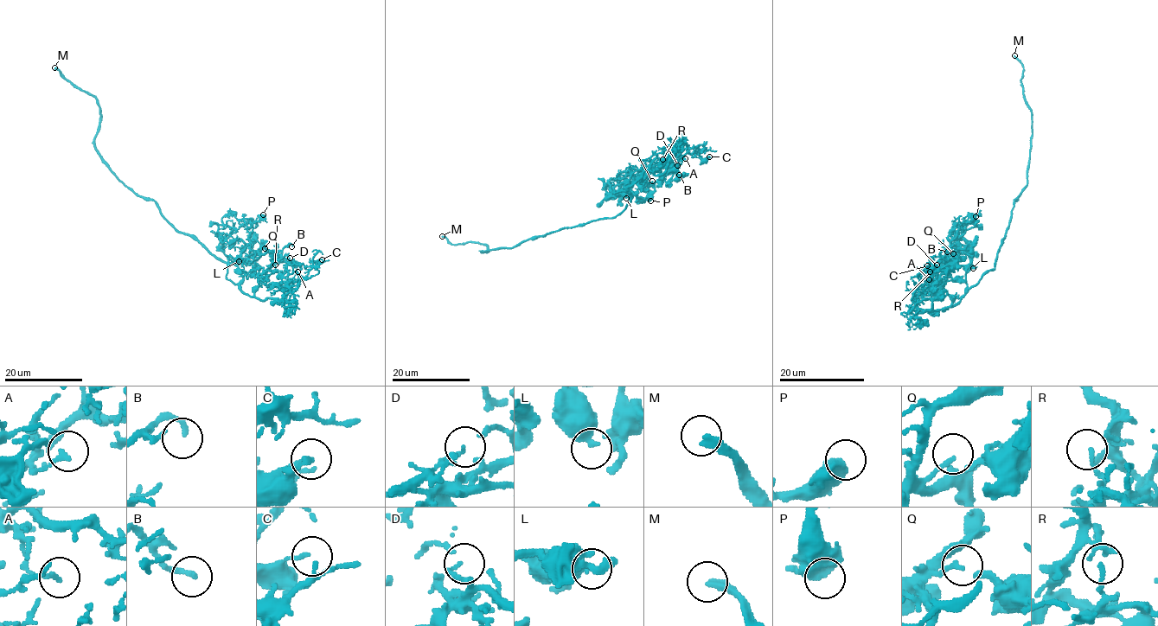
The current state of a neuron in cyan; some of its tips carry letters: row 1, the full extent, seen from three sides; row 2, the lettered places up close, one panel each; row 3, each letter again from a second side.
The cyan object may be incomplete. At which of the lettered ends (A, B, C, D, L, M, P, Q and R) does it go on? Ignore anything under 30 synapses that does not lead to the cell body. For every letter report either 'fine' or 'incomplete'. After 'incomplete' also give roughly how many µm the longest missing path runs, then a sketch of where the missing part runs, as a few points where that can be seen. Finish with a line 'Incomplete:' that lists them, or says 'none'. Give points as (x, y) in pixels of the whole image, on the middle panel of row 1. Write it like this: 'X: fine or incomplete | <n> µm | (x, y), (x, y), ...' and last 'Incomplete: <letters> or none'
A: fine
B: fine
C: fine
D: fine
L: fine
M: incomplete | 160 µm
P: fine
Q: incomplete | 5 µm | (652, 181), (638, 183)
R: fine
Incomplete: M, Q

